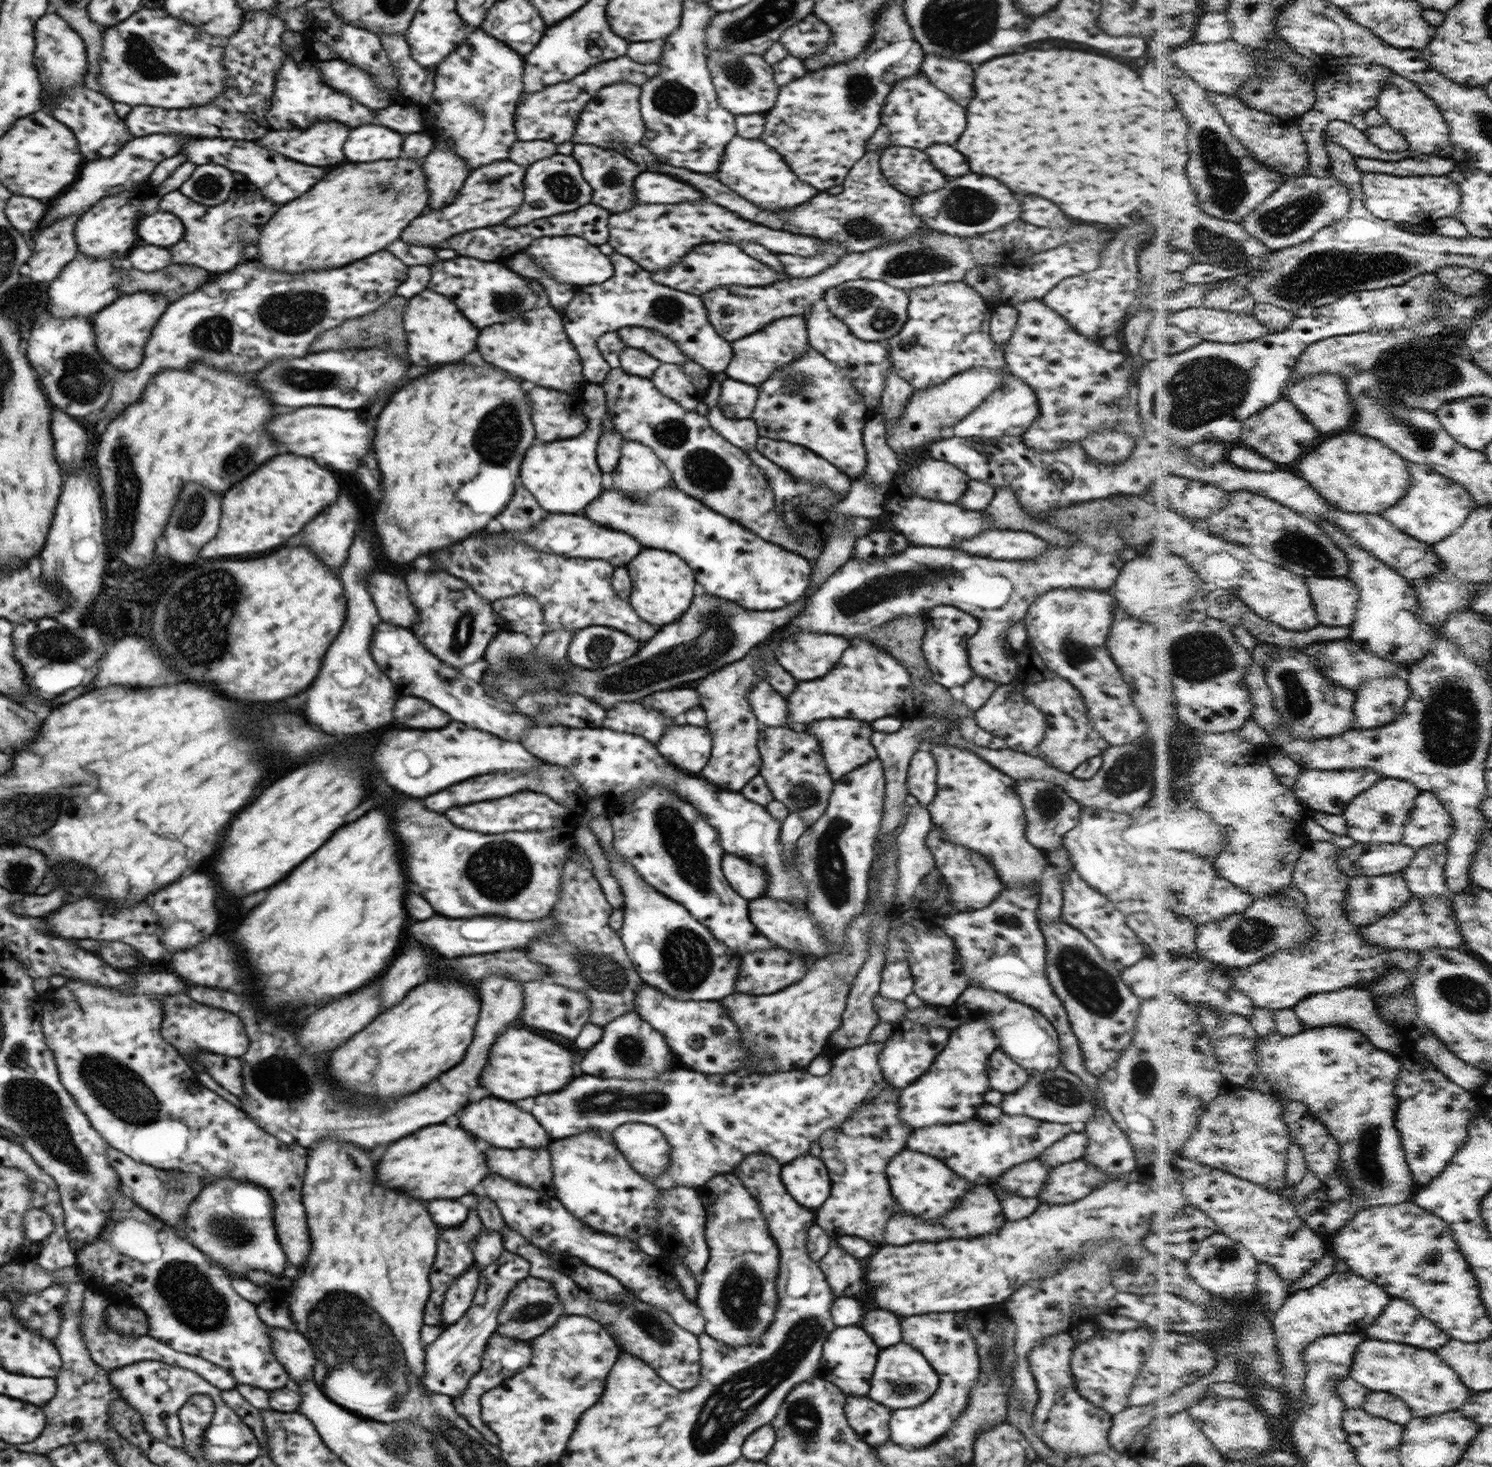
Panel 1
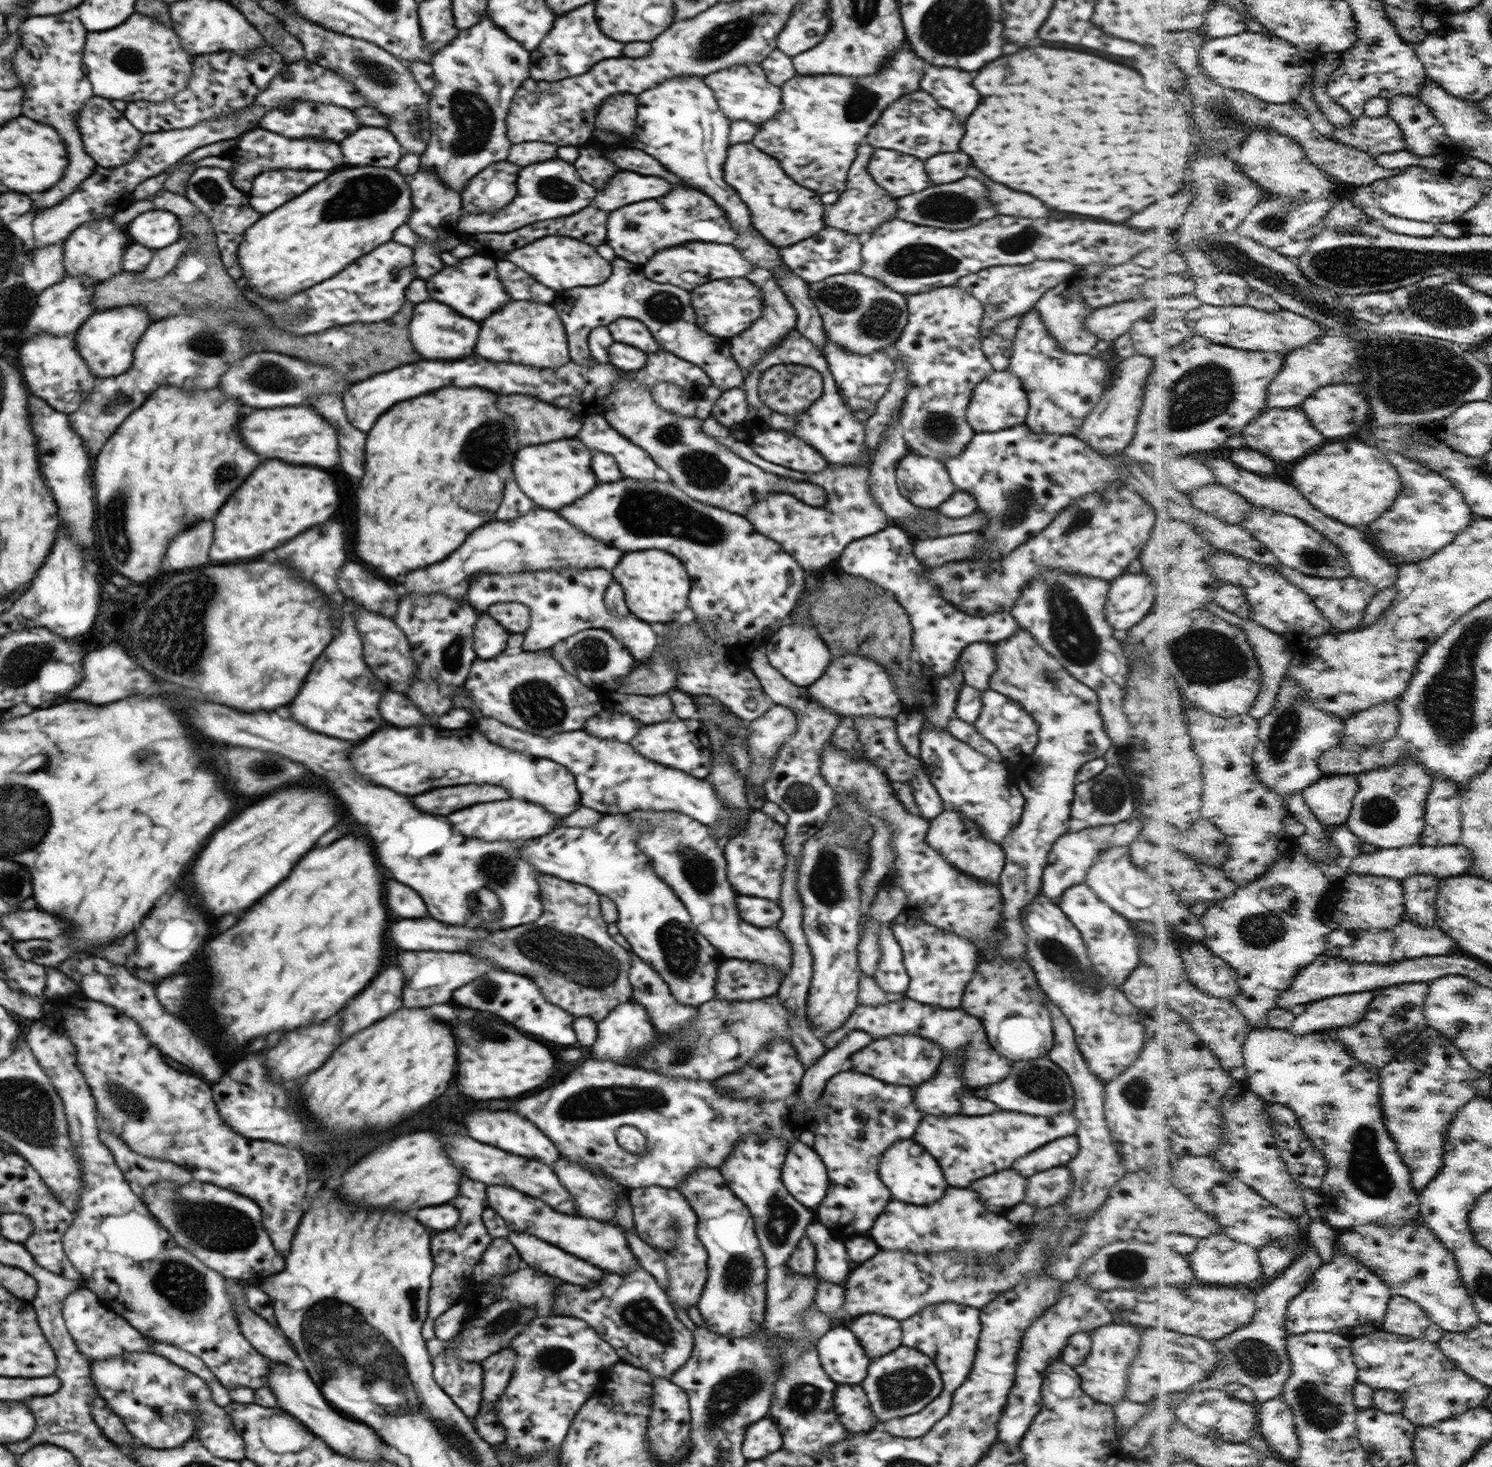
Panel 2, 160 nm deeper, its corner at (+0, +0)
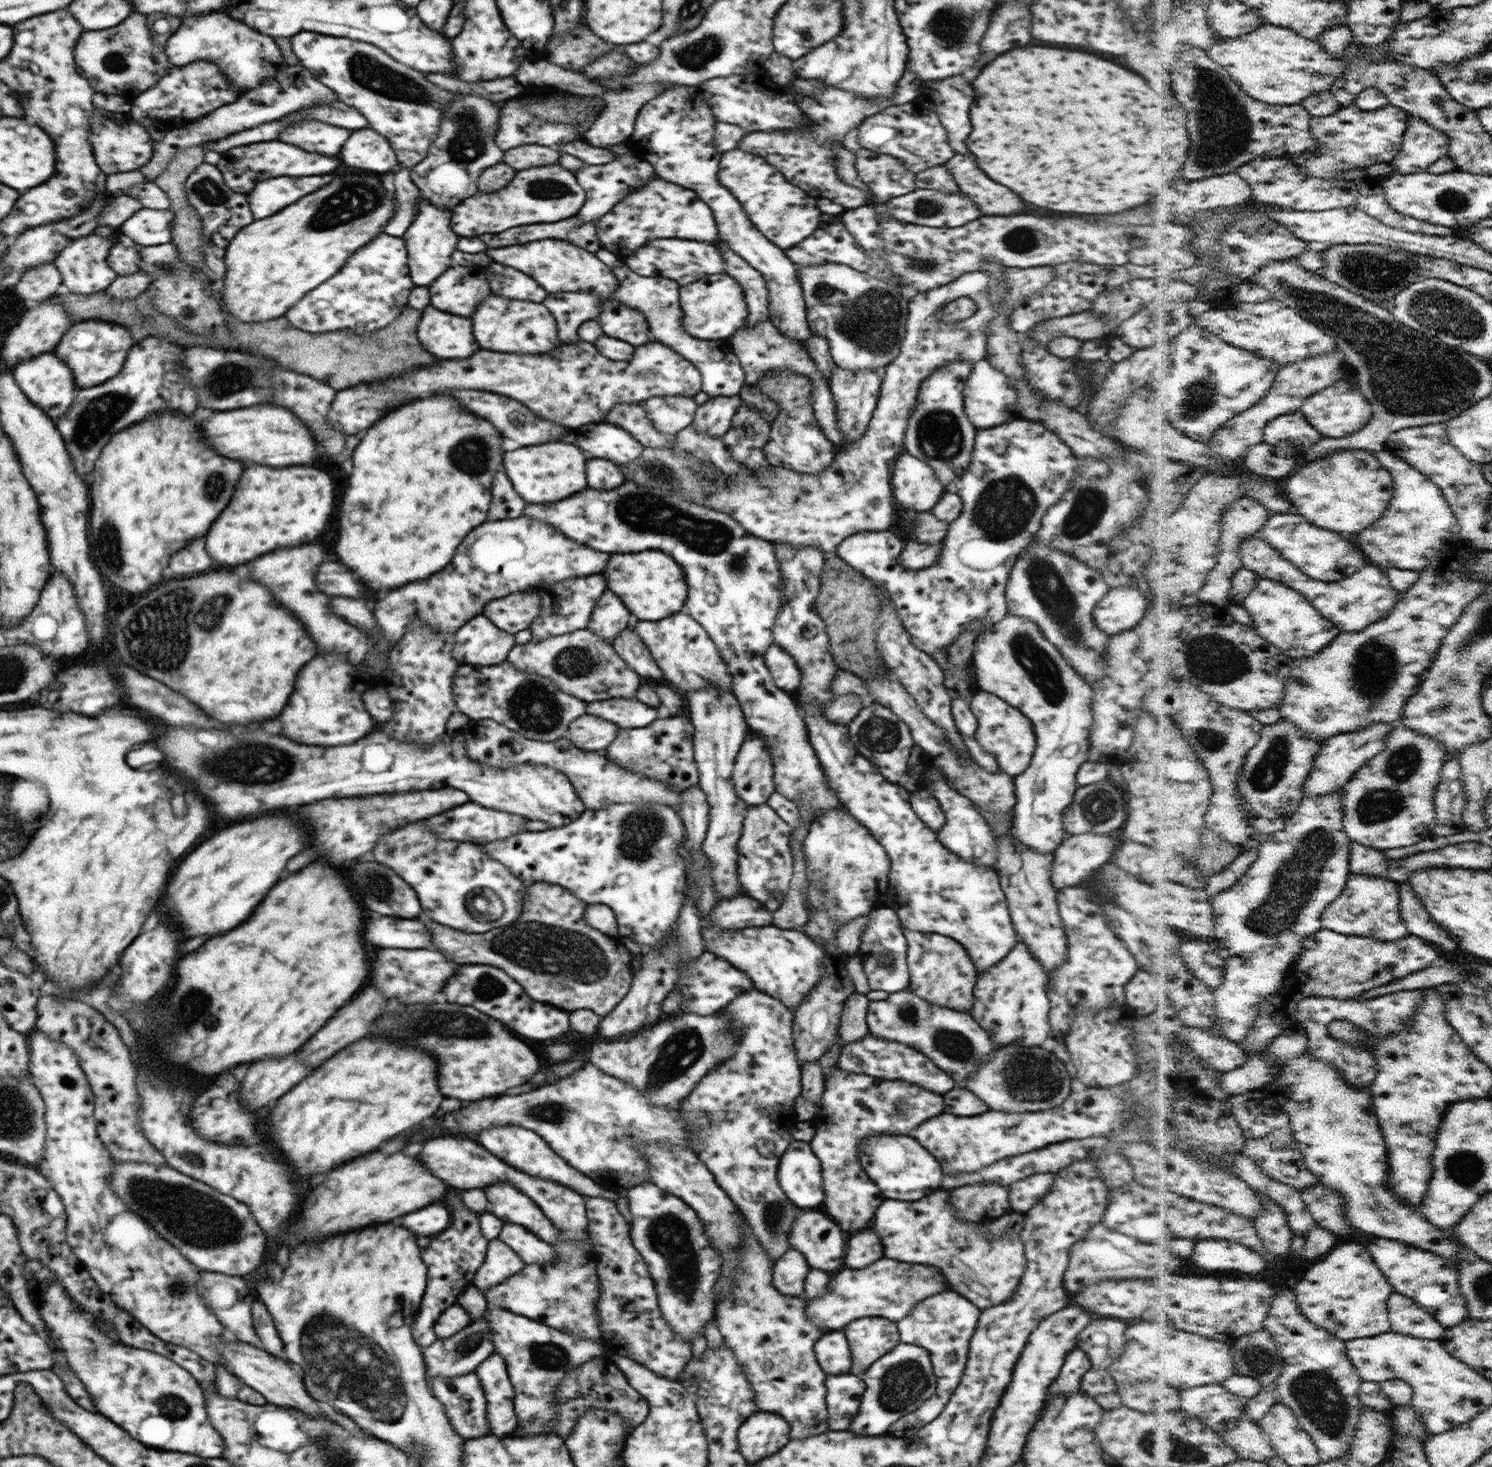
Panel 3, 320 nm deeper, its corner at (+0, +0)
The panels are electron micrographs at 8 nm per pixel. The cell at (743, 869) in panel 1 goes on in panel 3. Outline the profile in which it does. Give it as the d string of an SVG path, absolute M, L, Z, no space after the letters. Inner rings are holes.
M766 803L747 806L743 831L737 842L737 851L739 852L738 882L747 896L771 905L772 910L776 910L785 899L793 876L795 858L789 845L792 831L793 828Z

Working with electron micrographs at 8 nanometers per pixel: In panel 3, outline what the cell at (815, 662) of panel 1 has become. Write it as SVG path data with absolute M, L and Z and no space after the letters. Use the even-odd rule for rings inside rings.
M773 645L765 652L764 663L778 688L787 692L796 690L802 680L802 673L794 658L785 650Z

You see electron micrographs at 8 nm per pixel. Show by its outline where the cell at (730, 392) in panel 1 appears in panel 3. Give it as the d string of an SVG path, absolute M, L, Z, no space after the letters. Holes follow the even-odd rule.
M740 396L712 397L708 402L698 405L691 425L700 432L707 432L711 436L722 436L728 432L732 424L732 417L738 407L743 405Z

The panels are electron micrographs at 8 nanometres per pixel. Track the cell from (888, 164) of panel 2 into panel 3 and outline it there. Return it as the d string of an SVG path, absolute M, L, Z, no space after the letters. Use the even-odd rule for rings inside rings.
M864 148L853 154L858 178L868 186L876 201L886 203L916 190L916 174L902 165L902 161Z

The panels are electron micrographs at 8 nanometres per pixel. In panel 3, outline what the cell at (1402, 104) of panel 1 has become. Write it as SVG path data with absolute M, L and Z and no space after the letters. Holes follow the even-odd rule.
M1411 115L1402 153L1394 163L1394 173L1416 174L1428 170L1440 158L1451 153L1451 144L1448 133Z

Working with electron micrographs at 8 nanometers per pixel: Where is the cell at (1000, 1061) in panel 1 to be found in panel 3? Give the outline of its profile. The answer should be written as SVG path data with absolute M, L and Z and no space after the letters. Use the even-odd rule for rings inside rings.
M909 988L890 993L886 1000L870 1001L865 1019L873 1035L912 1046L935 1062L940 1070L954 1076L976 1072L976 1068L983 1065L994 1050L989 1034L968 1012L928 1002Z

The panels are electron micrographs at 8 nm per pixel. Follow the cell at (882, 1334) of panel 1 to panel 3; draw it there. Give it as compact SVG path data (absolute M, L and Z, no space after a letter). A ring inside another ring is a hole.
M858 1318L844 1328L844 1334L852 1352L849 1372L853 1375L866 1372L872 1363L900 1342L896 1324L884 1318Z

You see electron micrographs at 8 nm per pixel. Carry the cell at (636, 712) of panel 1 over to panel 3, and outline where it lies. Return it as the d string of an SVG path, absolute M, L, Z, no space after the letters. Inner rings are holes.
M584 714L568 725L565 738L582 750L604 751L618 736L618 732L620 728L617 724L599 716L596 718L596 716Z

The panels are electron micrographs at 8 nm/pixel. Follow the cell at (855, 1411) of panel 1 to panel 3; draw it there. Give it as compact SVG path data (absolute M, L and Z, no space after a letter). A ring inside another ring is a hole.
M852 1373L827 1374L825 1387L829 1428L832 1431L846 1431L858 1412L865 1382Z

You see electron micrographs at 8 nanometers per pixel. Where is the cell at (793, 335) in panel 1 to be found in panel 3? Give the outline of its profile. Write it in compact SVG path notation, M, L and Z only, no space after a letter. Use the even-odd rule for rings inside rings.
M720 238L714 239L714 246L720 248L722 258L726 262L726 274L732 276L743 288L745 301L749 308L746 325L754 326L757 322L770 321L768 308L768 291L764 277L756 269L752 269L738 254L734 254Z

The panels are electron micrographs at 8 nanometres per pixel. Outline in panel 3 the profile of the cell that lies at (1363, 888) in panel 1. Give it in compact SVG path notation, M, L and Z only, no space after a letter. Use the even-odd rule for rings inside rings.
M1352 873L1343 896L1323 914L1325 928L1342 934L1358 934L1384 942L1396 942L1411 935L1401 911L1401 884L1386 877Z

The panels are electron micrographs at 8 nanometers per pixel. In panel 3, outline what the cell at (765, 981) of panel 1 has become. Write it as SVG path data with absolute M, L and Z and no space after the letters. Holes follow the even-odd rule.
M705 950L690 966L687 973L679 978L679 990L683 997L681 998L681 1010L685 1013L697 1014L698 1016L708 1016L717 1013L723 1006L733 1001L739 994L756 989L753 982L735 966L732 966L727 960L716 956L708 950Z

